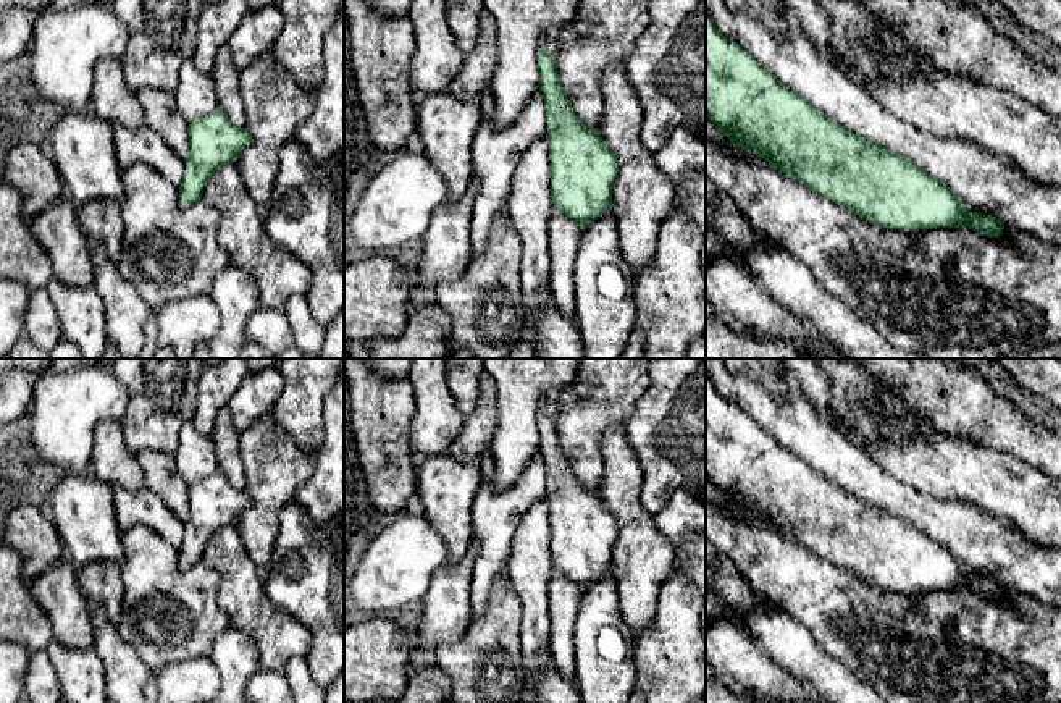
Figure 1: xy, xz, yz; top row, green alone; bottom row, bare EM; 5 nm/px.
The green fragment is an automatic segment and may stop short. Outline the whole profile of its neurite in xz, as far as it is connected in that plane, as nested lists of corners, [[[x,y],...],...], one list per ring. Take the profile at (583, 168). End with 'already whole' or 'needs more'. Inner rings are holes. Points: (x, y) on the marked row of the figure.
[[[544,48],[538,73],[547,116],[552,204],[585,233],[593,220],[612,210],[617,158],[599,131],[585,126],[572,110],[557,61]]]; already whole

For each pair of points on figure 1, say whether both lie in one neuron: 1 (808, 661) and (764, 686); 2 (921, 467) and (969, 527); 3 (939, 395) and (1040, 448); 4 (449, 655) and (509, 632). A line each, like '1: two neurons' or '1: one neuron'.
1: two neurons
2: two neurons
3: one neuron
4: one neuron

